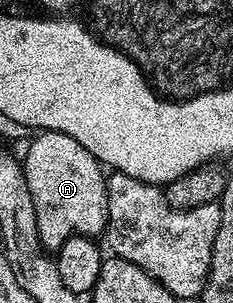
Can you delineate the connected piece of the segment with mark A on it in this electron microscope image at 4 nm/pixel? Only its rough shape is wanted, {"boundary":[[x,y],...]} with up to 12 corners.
{"boundary":[[41,132],[23,167],[41,244],[100,237],[106,169]]}

